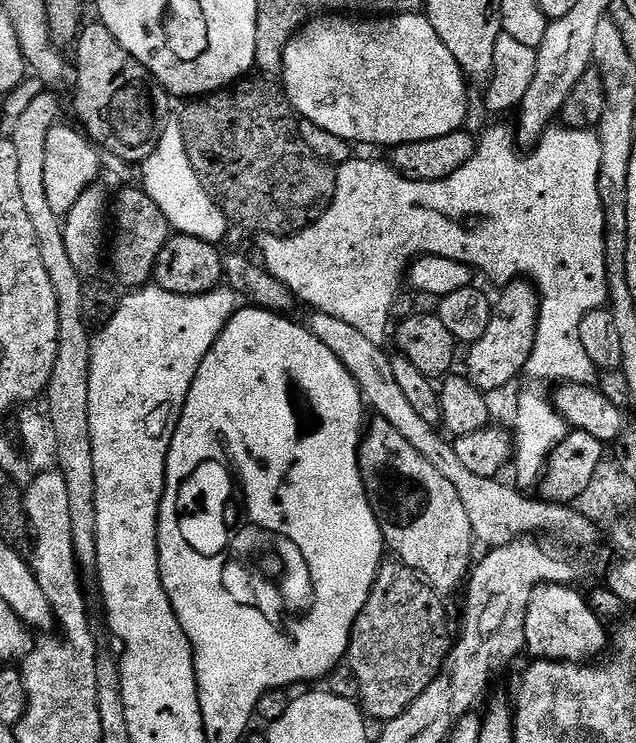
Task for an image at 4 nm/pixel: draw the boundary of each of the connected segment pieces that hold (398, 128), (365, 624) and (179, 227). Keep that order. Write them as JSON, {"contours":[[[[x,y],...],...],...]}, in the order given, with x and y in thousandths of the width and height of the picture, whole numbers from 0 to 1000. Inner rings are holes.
{"contours":[[[[640,16],[631,22],[553,26],[541,19],[511,19],[486,27],[467,43],[472,44],[447,65],[443,117],[461,147],[476,160],[506,170],[506,175],[519,175],[519,180],[561,195],[621,197],[695,186],[695,180],[731,171],[737,114],[671,20]]],[[[627,756],[610,758],[599,758],[588,789],[582,794],[582,805],[575,816],[569,816],[569,826],[563,826],[557,837],[544,884],[546,894],[557,902],[557,913],[563,913],[563,946],[568,954],[586,970],[591,968],[596,972],[626,966],[626,961],[640,956],[651,939],[664,935],[681,915],[693,908],[695,884],[706,865],[704,824],[692,809],[697,808],[693,798],[682,795],[649,764]]],[[[266,160],[264,168],[255,175],[255,186],[242,207],[225,215],[223,226],[226,226],[226,244],[223,244],[226,260],[245,273],[248,283],[255,283],[255,288],[264,296],[266,308],[277,315],[329,322],[330,265],[314,248],[305,223],[292,207],[281,160]]]]}

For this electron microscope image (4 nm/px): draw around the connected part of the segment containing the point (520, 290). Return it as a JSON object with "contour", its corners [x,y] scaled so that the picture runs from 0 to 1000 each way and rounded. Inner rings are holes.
{"contour":[[[822,376],[791,384],[785,393],[786,400],[778,400],[774,412],[774,427],[770,439],[764,439],[764,450],[734,470],[734,509],[747,522],[763,530],[775,530],[785,522],[796,521],[816,501],[819,505],[829,497],[843,459],[844,394]]]}

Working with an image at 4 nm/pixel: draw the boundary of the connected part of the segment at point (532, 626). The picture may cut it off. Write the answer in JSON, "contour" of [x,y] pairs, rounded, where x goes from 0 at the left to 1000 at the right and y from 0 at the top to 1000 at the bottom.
{"contour":[[[846,786],[833,799],[824,844],[824,869],[832,884],[882,888],[885,894],[917,894],[951,882],[959,867],[958,847],[945,840],[934,821],[928,821],[923,806],[903,793],[892,786]]]}

